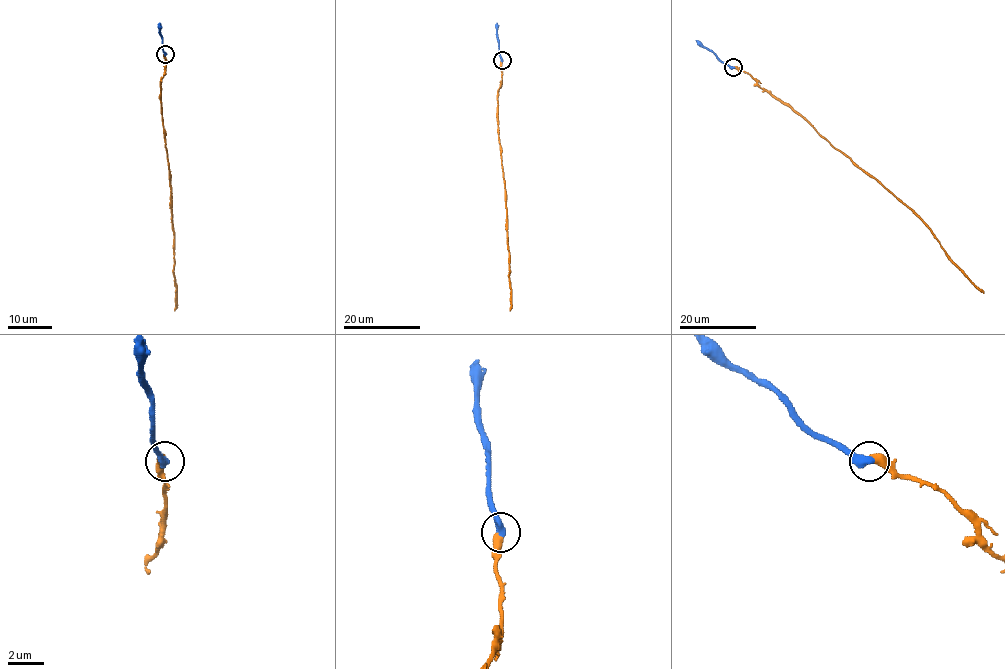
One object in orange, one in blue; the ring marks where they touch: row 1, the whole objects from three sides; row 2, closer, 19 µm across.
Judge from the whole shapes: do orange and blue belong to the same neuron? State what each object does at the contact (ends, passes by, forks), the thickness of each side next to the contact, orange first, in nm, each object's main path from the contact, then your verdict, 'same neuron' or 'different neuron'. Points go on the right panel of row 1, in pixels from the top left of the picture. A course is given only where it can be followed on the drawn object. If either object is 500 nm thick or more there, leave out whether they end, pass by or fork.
orange ends there; blue ends there; 480 nm thick on the orange side, 440 nm on the other; orange runs (734, 68), (746, 71), (761, 88), (788, 103), (836, 148), (899, 198), (928, 227), (947, 257), (983, 293); blue runs (733, 68), (696, 40); same neuron

